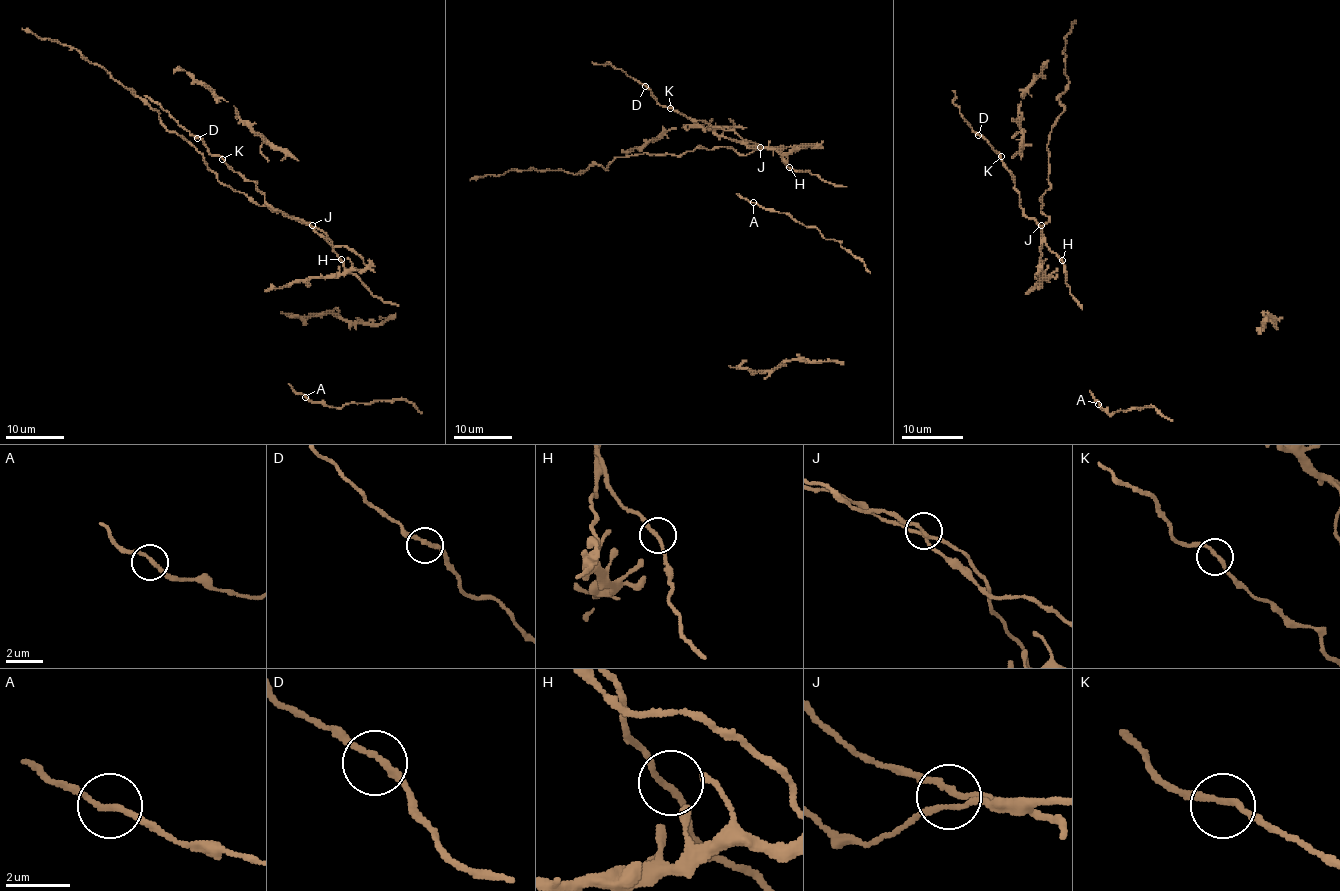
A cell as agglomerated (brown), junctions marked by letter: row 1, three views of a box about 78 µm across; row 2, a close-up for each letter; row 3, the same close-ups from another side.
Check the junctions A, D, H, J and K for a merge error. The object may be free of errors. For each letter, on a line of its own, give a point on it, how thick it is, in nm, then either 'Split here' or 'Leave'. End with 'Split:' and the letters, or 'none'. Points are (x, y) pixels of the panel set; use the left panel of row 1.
A: Place: (305, 397). Thickness 170 nm. Leave
D: Place: (197, 138). Thickness 190 nm. Leave
H: Place: (341, 259). Thickness 170 nm. Leave
J: Place: (312, 225). Thickness 170 nm. Leave
K: Place: (222, 159). Thickness 190 nm. Leave
Split: none

